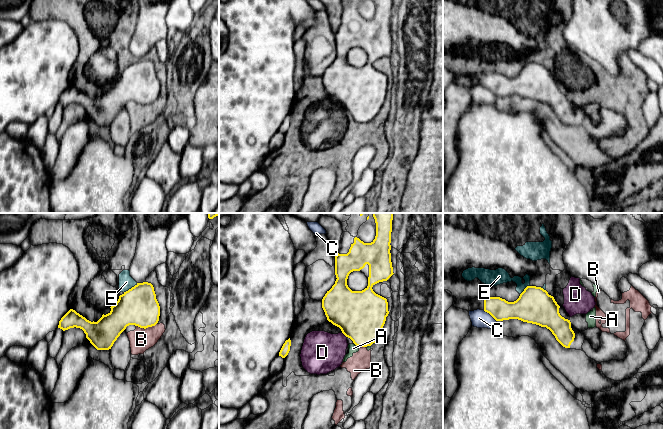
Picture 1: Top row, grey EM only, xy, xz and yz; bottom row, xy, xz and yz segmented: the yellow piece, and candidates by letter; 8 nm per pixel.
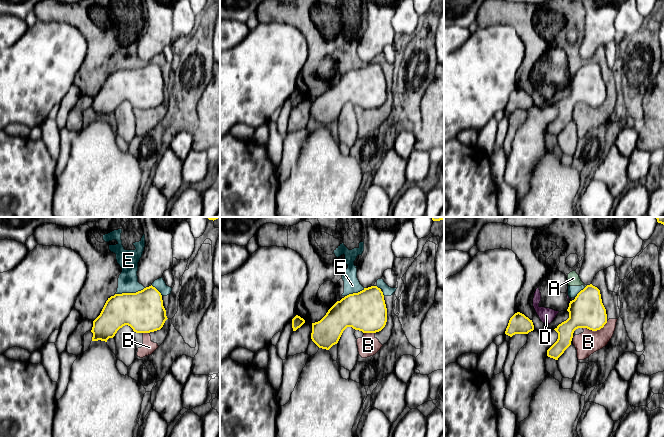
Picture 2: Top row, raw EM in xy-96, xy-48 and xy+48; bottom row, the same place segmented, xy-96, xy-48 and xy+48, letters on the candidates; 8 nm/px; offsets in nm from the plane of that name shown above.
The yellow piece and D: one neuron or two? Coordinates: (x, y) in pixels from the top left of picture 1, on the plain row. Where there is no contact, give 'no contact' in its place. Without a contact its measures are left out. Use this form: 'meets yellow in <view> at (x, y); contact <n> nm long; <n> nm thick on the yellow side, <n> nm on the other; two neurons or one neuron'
meets yellow in xz at (344, 110); contact 60 nm long; 400 nm thick on the yellow side, 340 nm on the other; two neurons

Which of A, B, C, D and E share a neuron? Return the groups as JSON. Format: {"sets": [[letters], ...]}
{"sets": [["A", "B", "D", "E"], ["C"]]}

